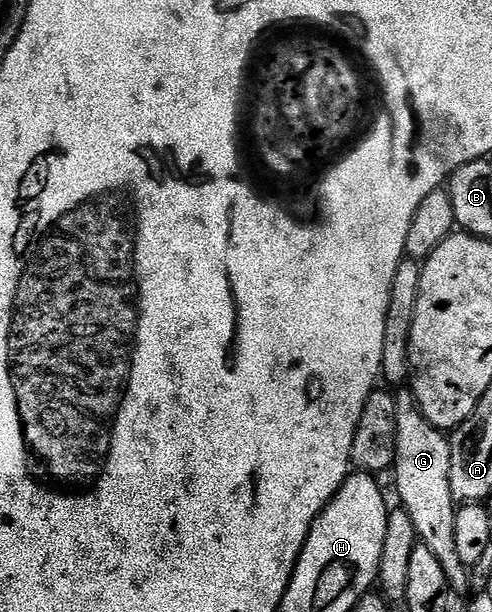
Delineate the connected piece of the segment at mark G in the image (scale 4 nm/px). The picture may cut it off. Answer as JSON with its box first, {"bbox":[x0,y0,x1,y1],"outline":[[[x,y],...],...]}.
{"bbox":[395,393,470,593],"outline":[[[398,393],[397,450],[395,451],[395,488],[400,504],[414,524],[416,537],[422,547],[437,557],[445,572],[448,587],[455,593],[470,591],[468,567],[458,557],[456,542],[457,501],[452,497],[449,486],[451,469],[451,441],[440,429],[434,428],[419,411],[412,393]]]}

